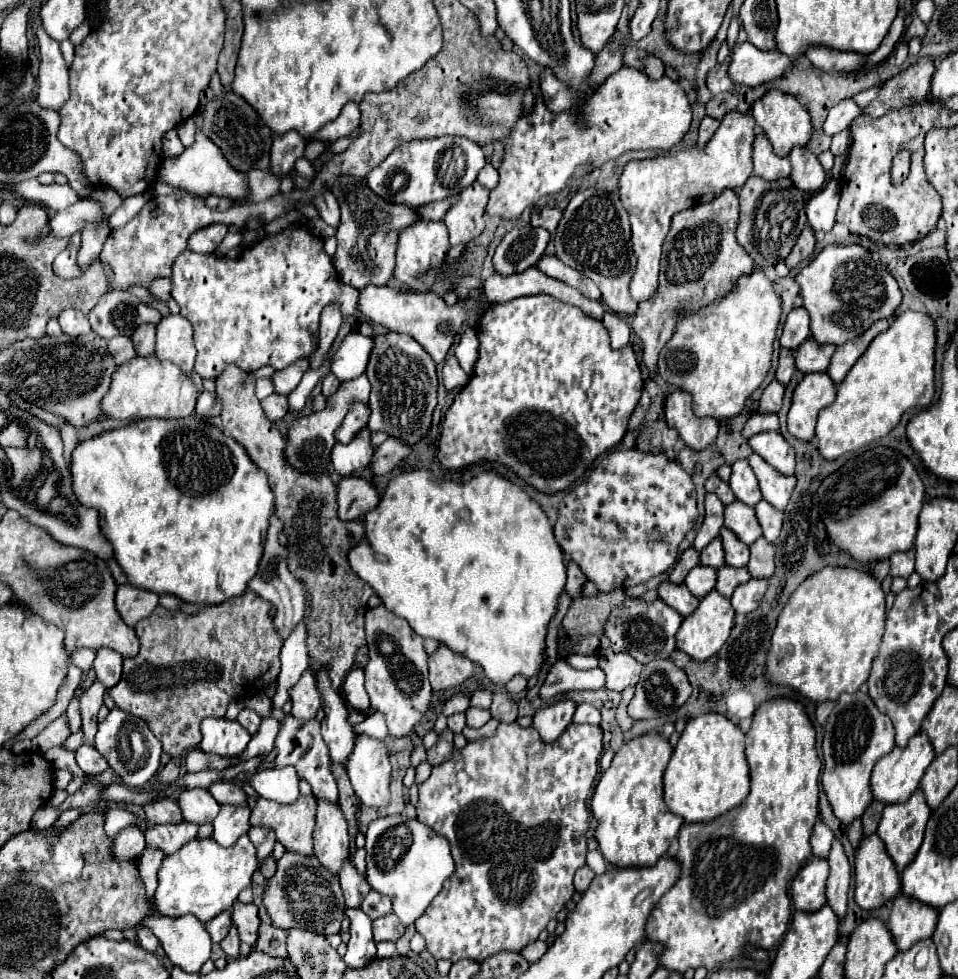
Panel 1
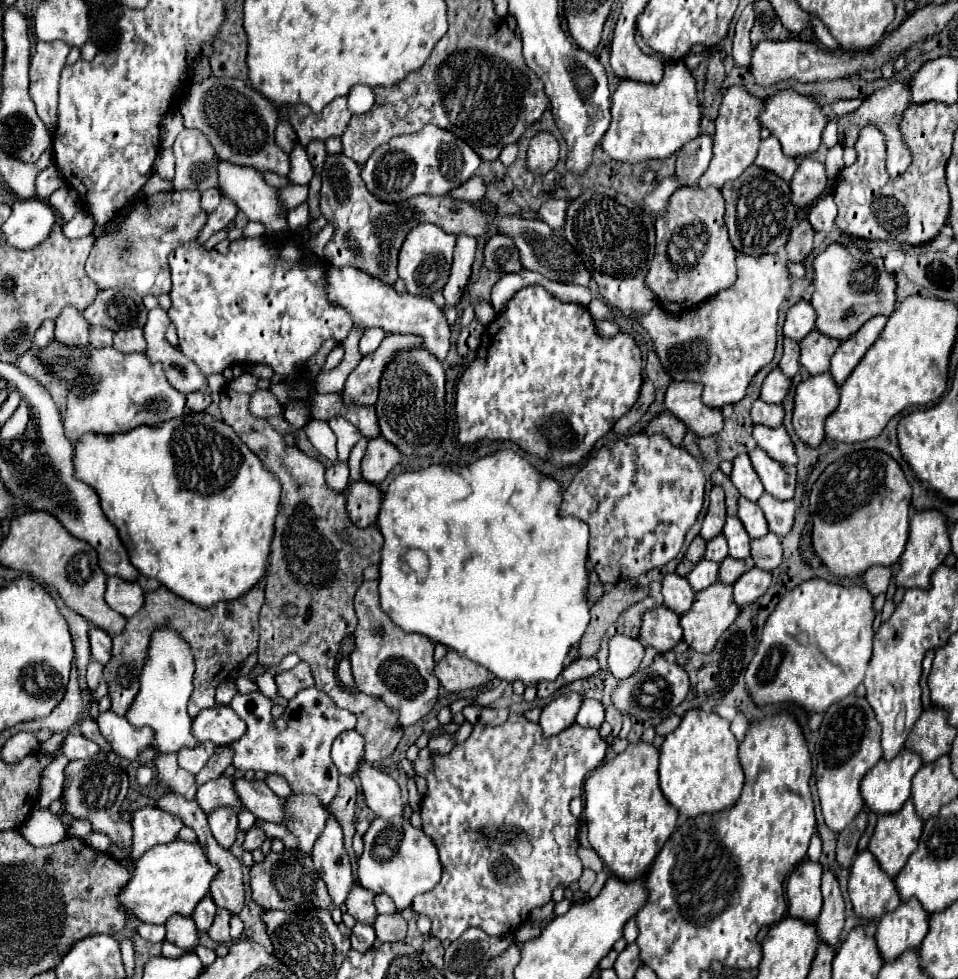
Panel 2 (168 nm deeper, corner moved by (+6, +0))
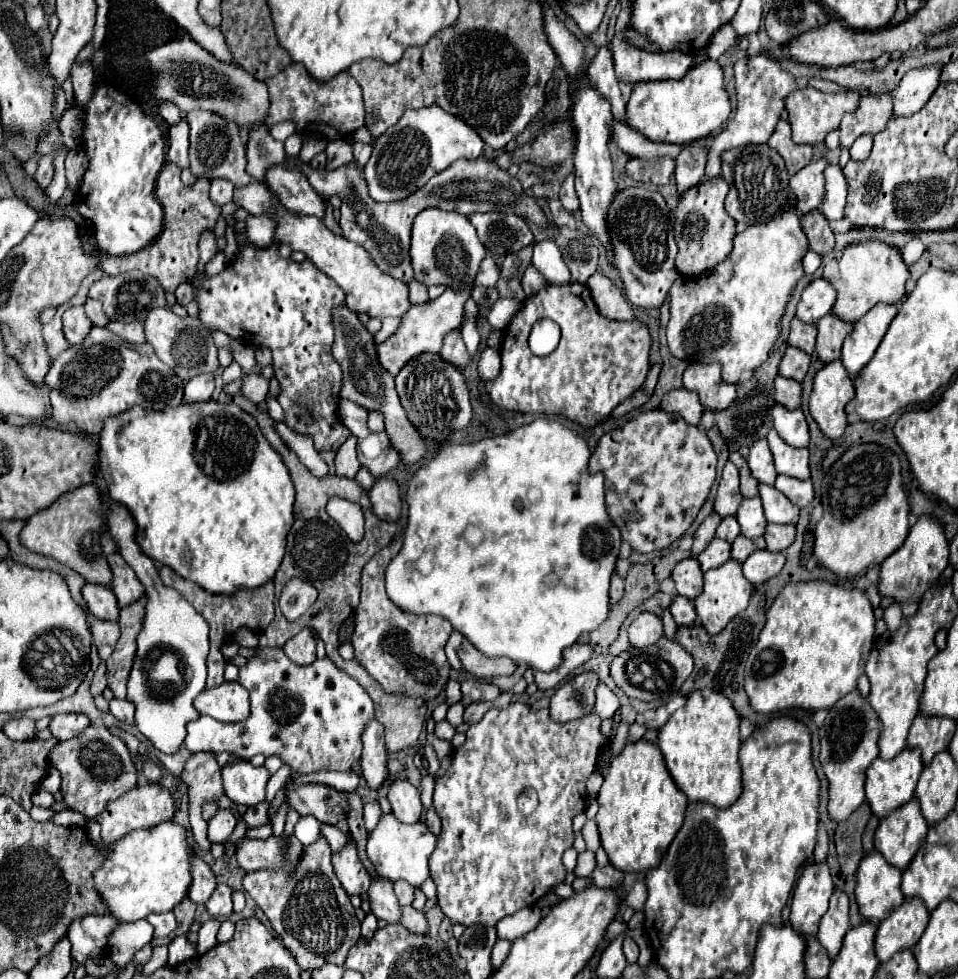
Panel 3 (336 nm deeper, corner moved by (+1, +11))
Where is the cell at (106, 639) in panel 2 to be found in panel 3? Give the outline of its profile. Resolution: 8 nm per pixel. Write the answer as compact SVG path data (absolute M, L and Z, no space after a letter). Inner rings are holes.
M87 583L81 593L83 593L83 599L87 601L89 613L95 619L103 619L103 621L115 621L115 619L119 619L117 597L113 595L111 589L107 589L103 585L91 585L91 583Z

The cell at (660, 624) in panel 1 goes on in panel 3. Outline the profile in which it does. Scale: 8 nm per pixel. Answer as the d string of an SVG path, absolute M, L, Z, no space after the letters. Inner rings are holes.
M677 595L669 607L671 615L673 615L673 621L677 623L677 627L687 627L687 625L693 625L697 615L695 615L695 607L689 599Z

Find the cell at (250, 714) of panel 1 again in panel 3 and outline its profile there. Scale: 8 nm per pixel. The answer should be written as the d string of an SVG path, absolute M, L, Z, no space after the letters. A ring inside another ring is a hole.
M259 649L259 655L249 657L247 665L239 669L239 675L251 677L251 691L255 691L255 695L251 695L251 715L241 723L221 723L211 717L199 717L189 723L185 747L191 753L227 751L245 761L259 753L265 757L279 755L295 773L301 775L317 771L351 771L359 761L359 735L363 725L373 719L373 701L353 677L337 669L329 659L317 659L307 667L299 667L285 657L283 649Z

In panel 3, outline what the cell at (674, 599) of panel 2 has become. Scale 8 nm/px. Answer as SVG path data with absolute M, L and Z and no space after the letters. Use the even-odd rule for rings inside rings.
M687 557L677 563L671 573L671 579L675 583L677 595L683 595L687 599L695 599L703 591L703 573L695 557Z

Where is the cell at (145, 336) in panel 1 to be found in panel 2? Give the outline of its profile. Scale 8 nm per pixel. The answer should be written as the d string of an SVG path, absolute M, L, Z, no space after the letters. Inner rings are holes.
M130 328L130 330L118 330L114 334L114 348L124 352L124 354L132 354L132 352L144 352L144 332L142 328Z

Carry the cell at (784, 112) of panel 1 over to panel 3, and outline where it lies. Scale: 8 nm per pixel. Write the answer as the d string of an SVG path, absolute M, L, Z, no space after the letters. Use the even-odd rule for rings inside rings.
M805 87L805 89L793 91L785 99L785 109L789 113L789 123L791 123L791 131L793 131L793 141L809 143L809 145L825 141L827 133L839 127L841 117L847 111L855 111L857 109L857 103L859 103L859 93L855 89L843 91L843 93L821 93L817 89Z

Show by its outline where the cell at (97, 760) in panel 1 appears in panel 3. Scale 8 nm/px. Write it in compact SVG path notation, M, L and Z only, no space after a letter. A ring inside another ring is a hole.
M65 713L65 715L55 715L49 729L57 741L67 741L77 737L89 727L89 719L81 713Z

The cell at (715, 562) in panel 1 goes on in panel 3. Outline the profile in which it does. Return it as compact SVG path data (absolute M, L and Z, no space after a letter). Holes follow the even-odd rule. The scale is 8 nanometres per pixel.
M725 517L721 521L721 525L717 527L717 533L715 533L715 537L723 539L727 543L733 543L737 535L739 535L739 523L737 523L735 517Z

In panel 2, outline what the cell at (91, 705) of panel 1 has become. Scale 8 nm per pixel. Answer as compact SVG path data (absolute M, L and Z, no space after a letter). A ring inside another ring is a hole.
M90 660L88 672L86 672L86 682L88 682L88 688L94 692L96 700L108 694L108 686L106 686L106 680L102 676L102 670L104 670L104 666L100 662Z

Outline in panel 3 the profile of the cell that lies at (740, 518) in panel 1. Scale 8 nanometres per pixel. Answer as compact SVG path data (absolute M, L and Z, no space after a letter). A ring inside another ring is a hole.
M759 485L759 497L765 509L767 523L793 523L799 515L799 509L789 503L789 499L771 485Z

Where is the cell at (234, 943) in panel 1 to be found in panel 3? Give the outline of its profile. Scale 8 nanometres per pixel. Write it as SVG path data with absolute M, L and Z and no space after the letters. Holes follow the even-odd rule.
M217 885L215 893L211 895L211 899L205 903L207 913L213 919L227 919L233 913L233 905L231 905L231 887L227 885Z

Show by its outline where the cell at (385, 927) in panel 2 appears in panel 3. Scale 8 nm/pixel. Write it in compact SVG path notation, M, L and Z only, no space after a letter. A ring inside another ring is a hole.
M411 905L401 909L401 919L399 919L399 923L405 925L405 929L409 929L411 933L427 933L425 915L423 915L421 911L413 909Z

